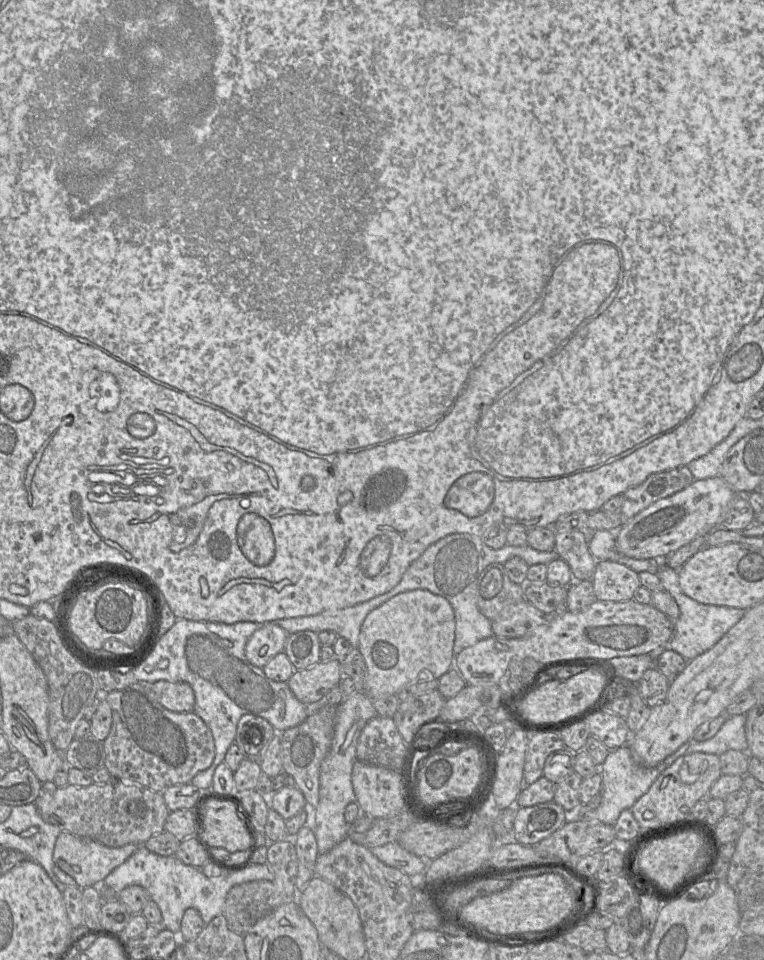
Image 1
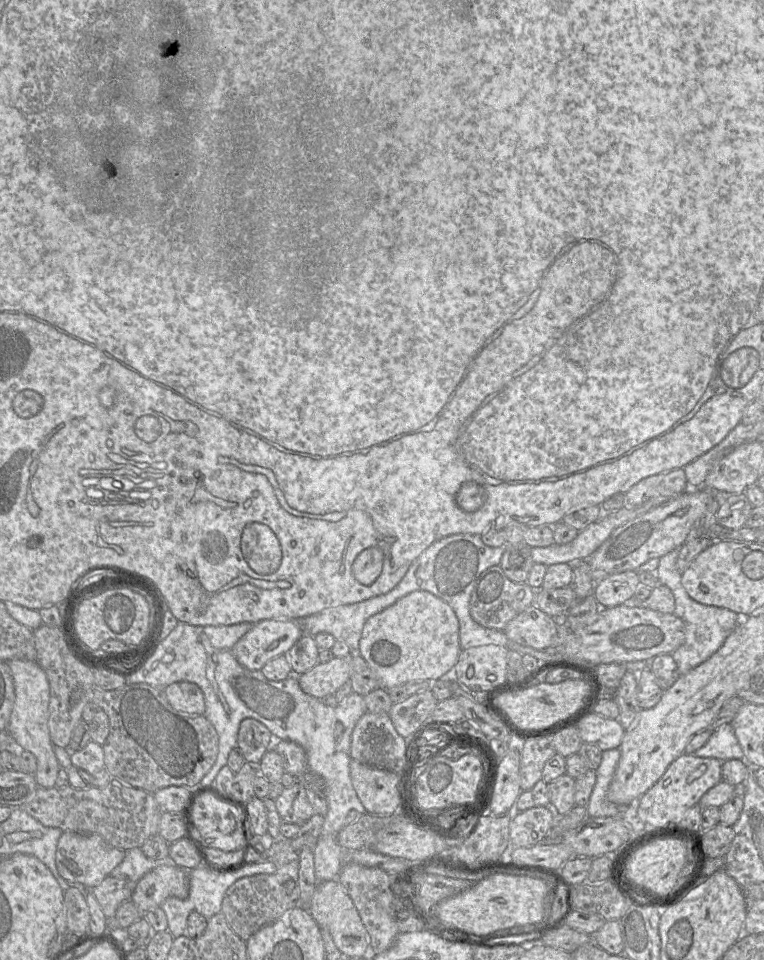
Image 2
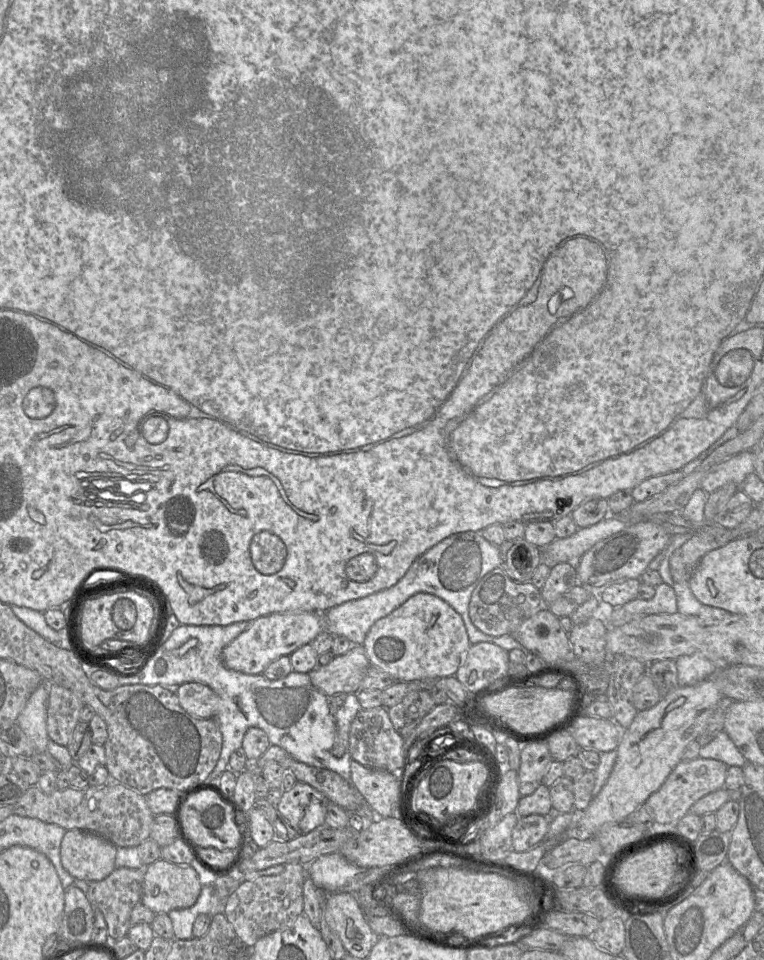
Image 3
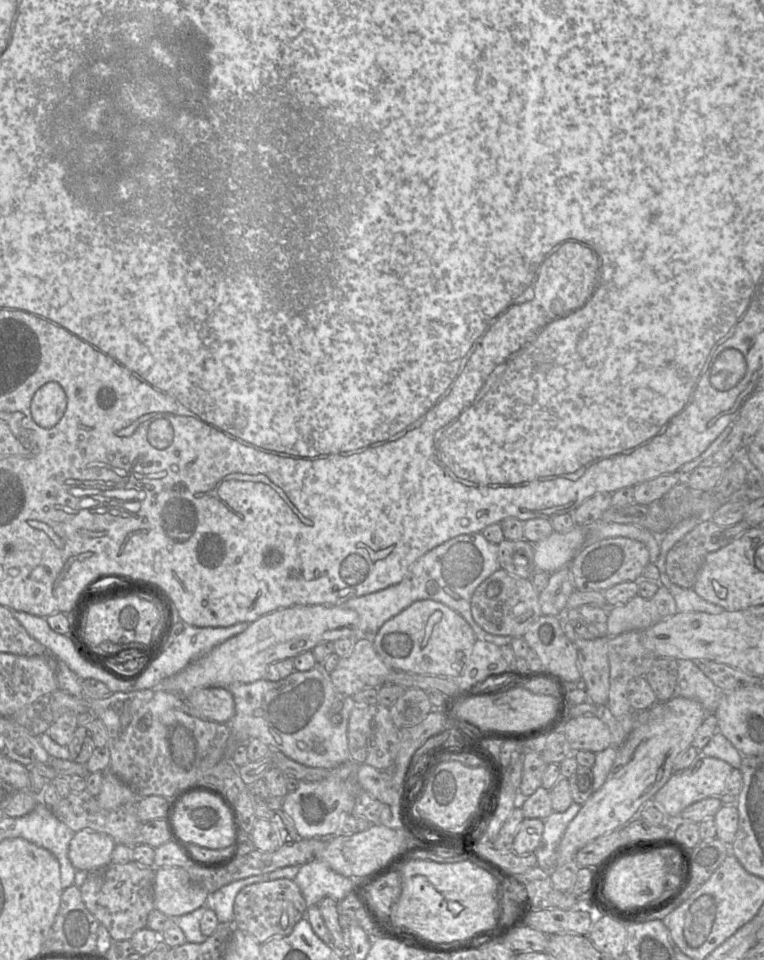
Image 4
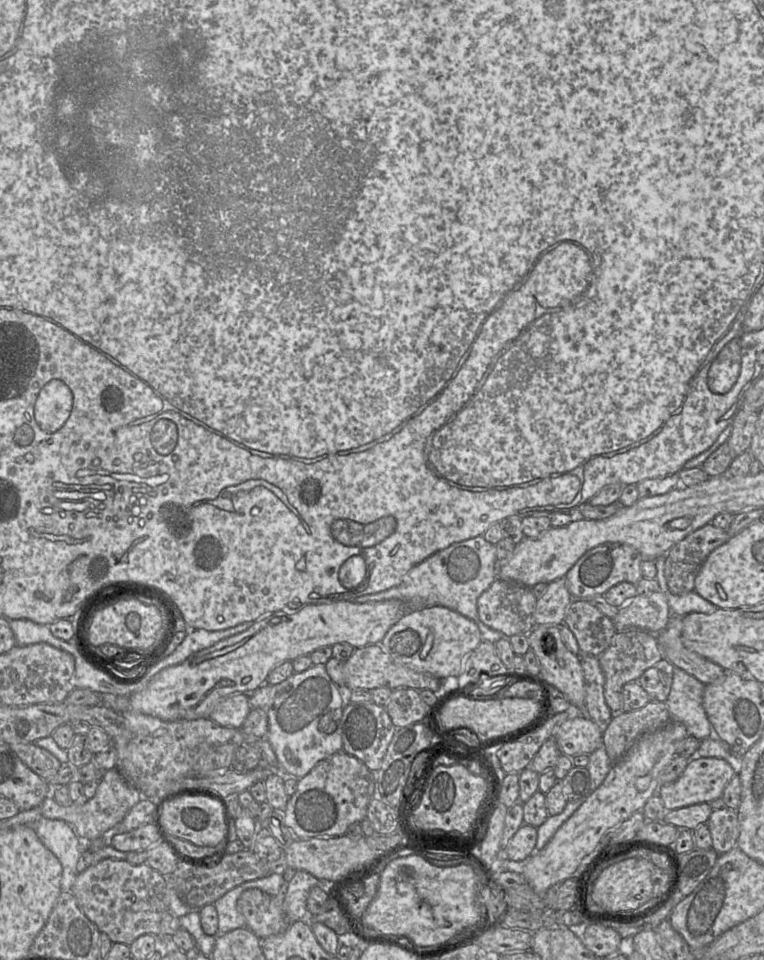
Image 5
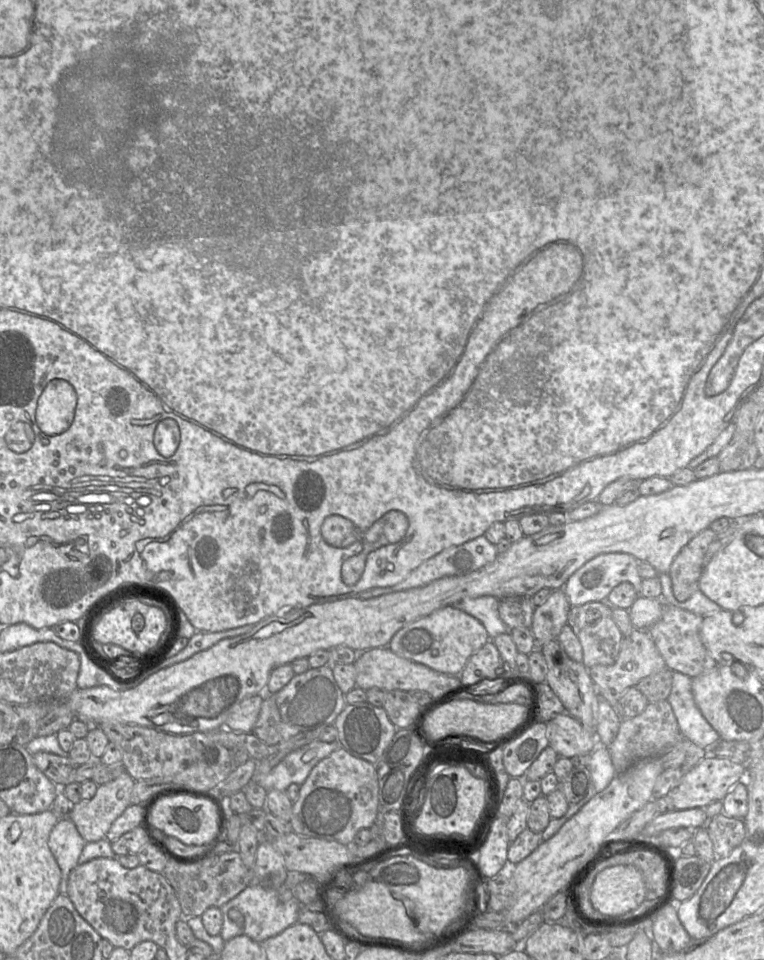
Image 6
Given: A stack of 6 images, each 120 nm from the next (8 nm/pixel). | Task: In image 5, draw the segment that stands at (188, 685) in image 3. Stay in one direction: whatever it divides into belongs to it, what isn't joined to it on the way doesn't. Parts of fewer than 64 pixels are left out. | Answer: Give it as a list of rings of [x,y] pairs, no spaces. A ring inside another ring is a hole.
[[[236,693],[220,701],[208,718],[223,727],[241,728],[250,710],[248,695]]]

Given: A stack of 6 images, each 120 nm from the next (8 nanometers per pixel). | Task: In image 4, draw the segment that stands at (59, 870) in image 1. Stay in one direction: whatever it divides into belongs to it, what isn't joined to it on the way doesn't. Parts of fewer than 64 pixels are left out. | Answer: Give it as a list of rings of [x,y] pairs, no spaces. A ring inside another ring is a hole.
[[[94,830],[75,832],[69,843],[68,857],[76,870],[96,871],[111,863],[114,840]]]

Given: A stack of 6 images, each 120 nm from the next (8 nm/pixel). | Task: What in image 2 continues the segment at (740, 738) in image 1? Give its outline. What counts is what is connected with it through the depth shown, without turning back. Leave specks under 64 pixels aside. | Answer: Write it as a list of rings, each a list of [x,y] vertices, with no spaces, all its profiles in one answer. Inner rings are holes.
[[[723,724],[716,729],[707,743],[693,754],[697,757],[715,758],[721,762],[739,759],[748,764],[744,752],[735,736],[732,724]]]

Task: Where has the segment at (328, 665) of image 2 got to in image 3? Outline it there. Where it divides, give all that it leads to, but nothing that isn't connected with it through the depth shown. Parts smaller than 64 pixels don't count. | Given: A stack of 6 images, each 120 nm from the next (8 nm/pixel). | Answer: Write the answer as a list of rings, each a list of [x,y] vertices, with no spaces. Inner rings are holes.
[[[352,645],[345,654],[335,656],[327,665],[318,665],[309,676],[312,684],[326,696],[336,693],[357,693],[361,690],[361,683],[369,666],[370,661],[363,645]]]

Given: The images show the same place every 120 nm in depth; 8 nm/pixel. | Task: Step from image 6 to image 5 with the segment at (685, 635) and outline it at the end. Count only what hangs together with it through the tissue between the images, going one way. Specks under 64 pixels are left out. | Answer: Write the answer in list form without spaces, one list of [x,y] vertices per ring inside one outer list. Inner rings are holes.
[[[672,615],[666,628],[656,634],[663,658],[705,685],[721,679],[726,671],[720,665],[688,650],[682,643],[682,630],[682,617]]]

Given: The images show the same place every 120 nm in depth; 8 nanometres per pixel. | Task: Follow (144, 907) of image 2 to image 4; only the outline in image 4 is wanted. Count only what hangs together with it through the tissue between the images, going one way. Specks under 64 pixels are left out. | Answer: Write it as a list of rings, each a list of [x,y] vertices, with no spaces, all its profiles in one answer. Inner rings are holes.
[[[187,867],[155,869],[154,908],[170,918],[176,918],[205,907],[208,891],[194,883]]]

